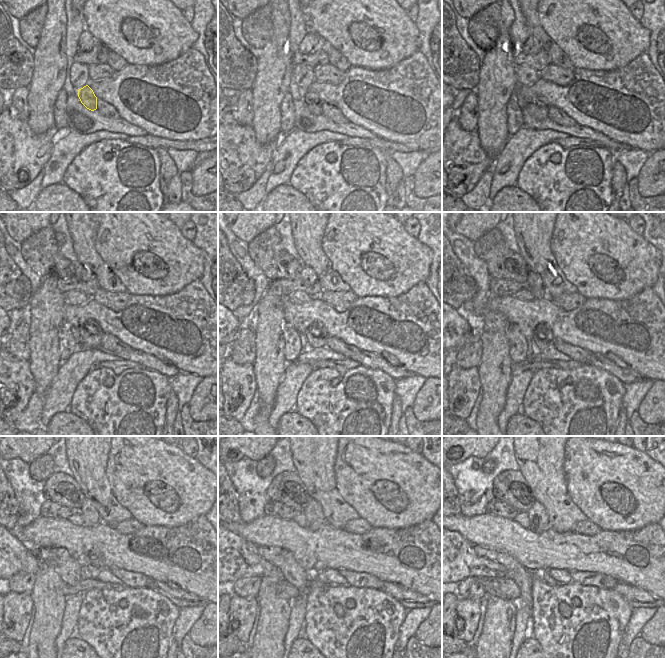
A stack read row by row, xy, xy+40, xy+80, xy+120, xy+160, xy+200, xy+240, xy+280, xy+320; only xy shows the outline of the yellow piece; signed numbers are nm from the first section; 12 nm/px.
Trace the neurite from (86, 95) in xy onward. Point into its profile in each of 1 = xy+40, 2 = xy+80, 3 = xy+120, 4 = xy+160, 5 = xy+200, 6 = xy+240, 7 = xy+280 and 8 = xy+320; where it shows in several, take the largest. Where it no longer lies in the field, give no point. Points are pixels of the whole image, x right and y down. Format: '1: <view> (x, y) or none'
1: xy+40 (314, 104)
2: xy+80 (538, 109)
3: xy+120 (86, 340)
4: xy+160 (315, 342)
5: xy+200 (540, 343)
6: xy+240 (92, 569)
7: xy+280 (321, 577)
8: xy+320 (544, 575)

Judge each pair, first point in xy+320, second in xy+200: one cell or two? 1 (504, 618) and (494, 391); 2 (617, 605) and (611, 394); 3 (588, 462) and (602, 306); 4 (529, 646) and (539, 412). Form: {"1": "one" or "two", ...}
{"1": "one", "2": "one", "3": "two", "4": "two"}

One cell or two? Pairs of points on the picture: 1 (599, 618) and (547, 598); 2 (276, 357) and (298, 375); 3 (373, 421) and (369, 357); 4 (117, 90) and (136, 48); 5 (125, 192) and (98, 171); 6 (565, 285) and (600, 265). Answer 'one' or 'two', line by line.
1: one
2: two
3: two
4: two
5: one
6: two

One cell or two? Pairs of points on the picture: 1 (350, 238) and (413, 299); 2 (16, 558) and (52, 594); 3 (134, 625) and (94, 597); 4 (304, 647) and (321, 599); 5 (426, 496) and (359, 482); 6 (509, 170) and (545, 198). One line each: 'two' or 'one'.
1: two
2: two
3: one
4: two
5: one
6: two

